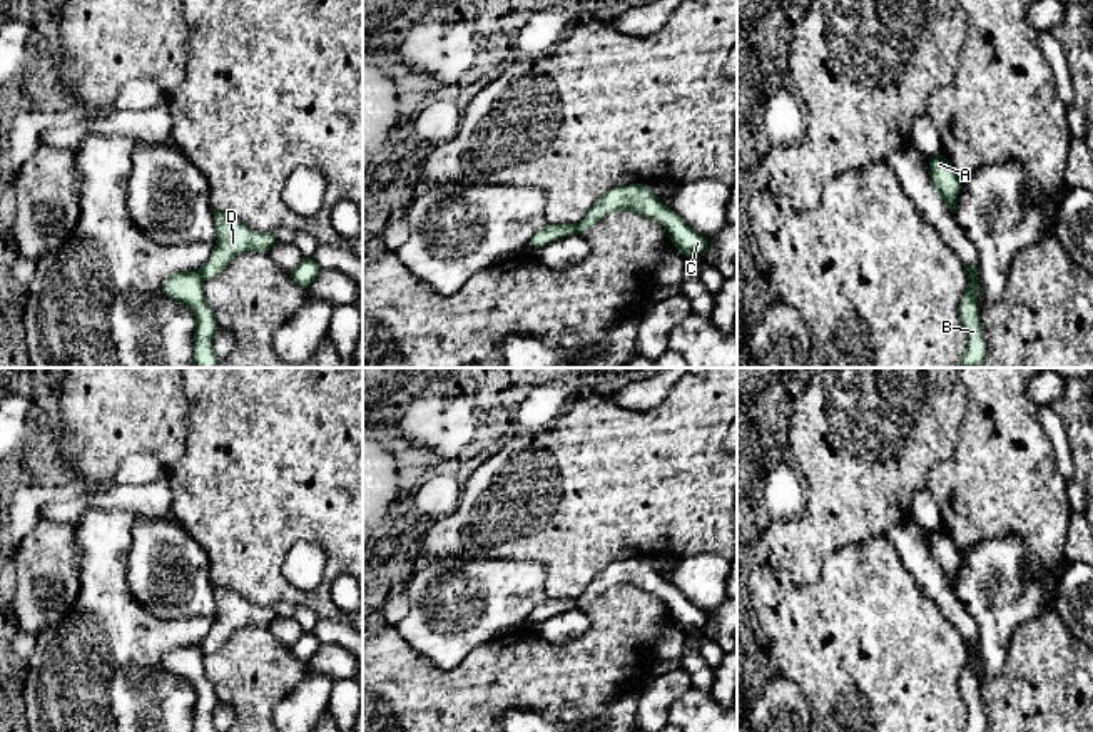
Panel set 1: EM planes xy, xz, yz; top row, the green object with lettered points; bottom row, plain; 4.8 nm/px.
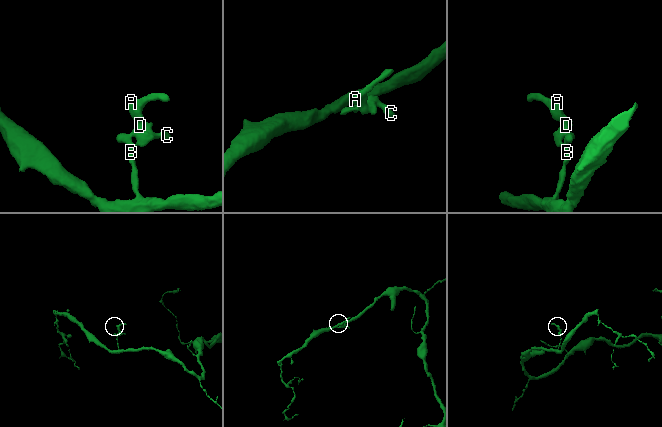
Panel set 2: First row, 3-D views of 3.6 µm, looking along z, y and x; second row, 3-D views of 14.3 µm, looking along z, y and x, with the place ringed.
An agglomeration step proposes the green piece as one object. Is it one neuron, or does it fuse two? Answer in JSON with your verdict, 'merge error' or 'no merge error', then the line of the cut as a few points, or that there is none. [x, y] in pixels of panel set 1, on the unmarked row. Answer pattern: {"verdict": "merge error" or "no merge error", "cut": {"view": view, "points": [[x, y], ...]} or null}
{"verdict": "merge error", "cut": {"view": "xy", "points": [[199, 644], [204, 654]]}}

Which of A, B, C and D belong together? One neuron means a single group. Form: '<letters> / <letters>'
A C D / B

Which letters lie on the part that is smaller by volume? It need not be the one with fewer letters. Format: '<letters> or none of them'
A, C, D

